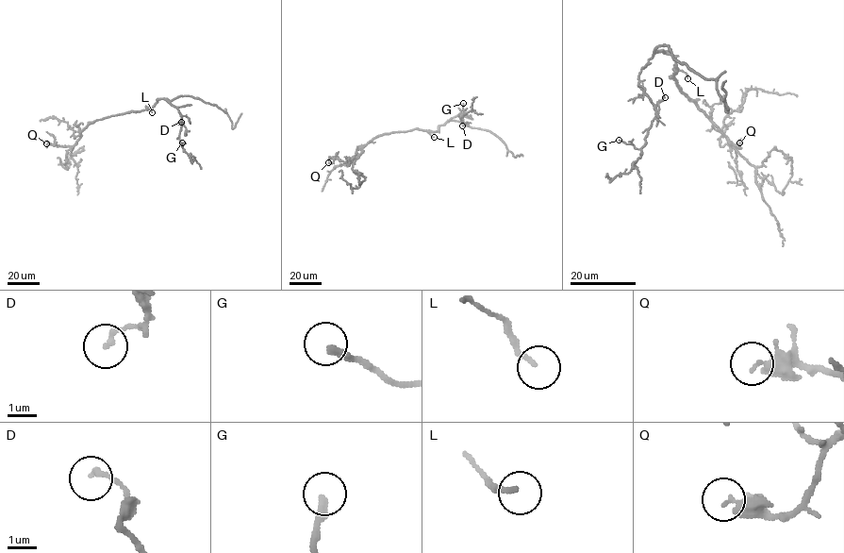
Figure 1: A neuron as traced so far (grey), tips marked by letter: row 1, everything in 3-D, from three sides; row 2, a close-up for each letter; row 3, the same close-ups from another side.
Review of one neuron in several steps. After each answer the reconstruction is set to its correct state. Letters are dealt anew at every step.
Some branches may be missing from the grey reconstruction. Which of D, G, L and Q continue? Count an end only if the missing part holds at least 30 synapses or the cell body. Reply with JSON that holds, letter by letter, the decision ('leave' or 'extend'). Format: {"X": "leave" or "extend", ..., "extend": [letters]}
{"D": "leave", "G": "leave", "L": "leave", "Q": "leave", "extend": []}

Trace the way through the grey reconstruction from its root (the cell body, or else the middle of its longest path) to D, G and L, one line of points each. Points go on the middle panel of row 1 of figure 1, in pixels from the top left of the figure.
D: (407, 131), (416, 128), (437, 131), (459, 113), (463, 114), (462, 125)
G: (407, 131), (416, 128), (437, 131), (459, 113), (463, 114), (462, 121), (463, 103)
L: (407, 131), (426, 130), (434, 137)

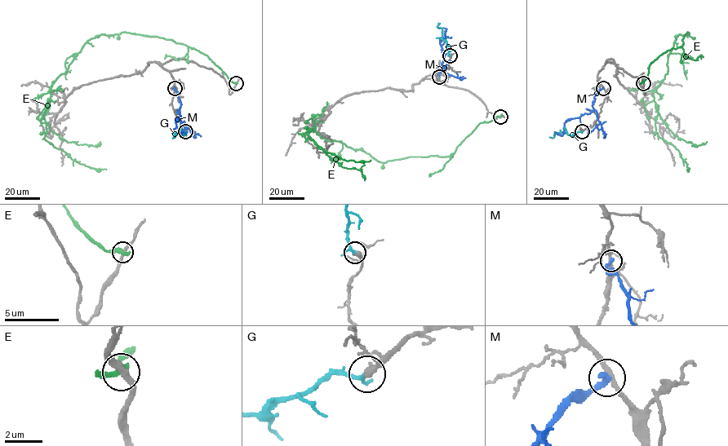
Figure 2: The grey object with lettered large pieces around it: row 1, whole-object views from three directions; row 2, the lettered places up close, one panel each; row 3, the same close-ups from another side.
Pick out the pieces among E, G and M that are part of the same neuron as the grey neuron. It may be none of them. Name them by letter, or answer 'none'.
G

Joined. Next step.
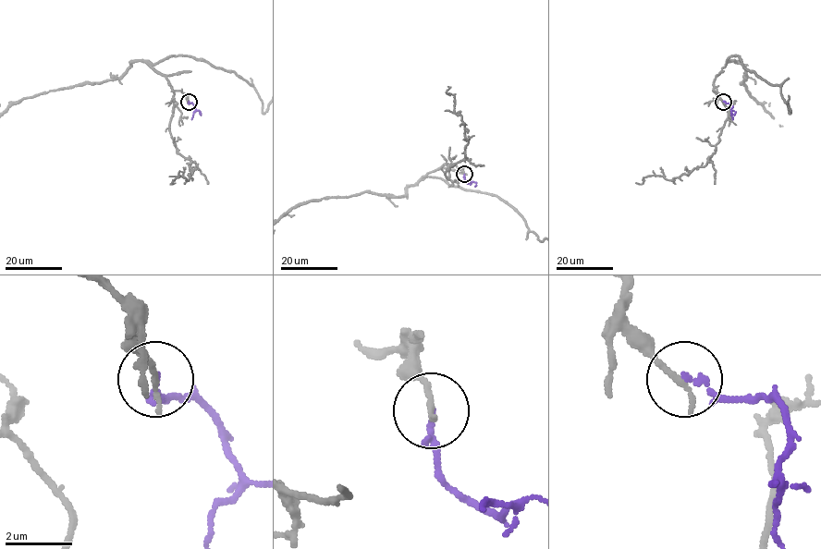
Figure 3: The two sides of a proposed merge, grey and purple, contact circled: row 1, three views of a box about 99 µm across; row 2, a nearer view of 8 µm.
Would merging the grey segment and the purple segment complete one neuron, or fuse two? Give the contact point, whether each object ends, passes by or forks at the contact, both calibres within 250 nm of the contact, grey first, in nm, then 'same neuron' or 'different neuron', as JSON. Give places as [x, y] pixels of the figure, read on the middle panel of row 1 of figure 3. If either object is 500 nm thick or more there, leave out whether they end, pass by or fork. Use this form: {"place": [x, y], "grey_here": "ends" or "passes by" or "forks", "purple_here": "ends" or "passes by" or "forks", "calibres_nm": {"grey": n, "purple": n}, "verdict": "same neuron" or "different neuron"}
{"place": [464, 174], "grey_here": "ends", "purple_here": "passes by", "calibres_nm": {"grey": 190, "purple": 120}, "verdict": "same neuron"}

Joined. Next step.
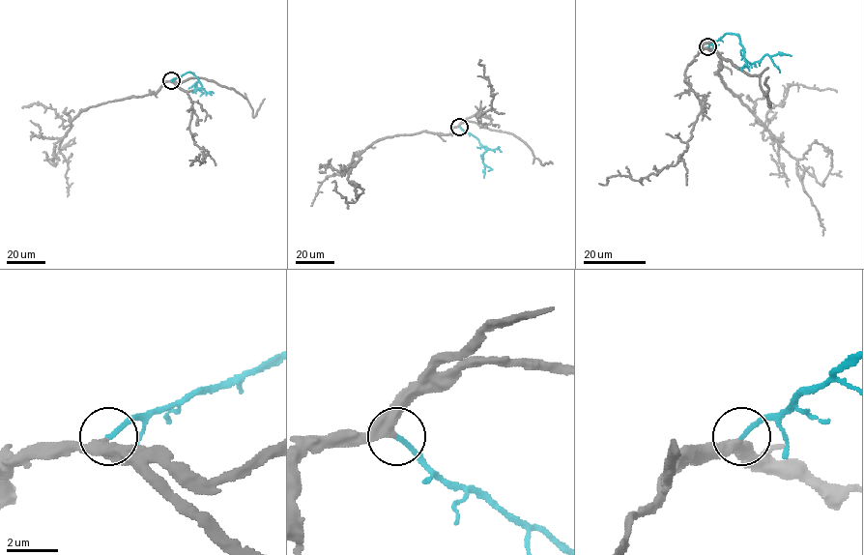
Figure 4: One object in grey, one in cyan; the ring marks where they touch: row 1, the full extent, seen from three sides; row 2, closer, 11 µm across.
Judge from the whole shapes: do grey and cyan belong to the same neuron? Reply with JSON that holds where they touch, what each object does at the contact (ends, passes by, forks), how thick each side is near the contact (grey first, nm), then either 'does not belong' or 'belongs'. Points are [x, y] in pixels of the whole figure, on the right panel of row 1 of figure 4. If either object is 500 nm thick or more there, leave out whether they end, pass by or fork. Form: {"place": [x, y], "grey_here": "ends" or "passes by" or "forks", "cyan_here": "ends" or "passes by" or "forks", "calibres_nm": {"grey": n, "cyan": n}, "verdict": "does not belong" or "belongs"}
{"place": [707, 46], "grey_here": "passes by", "cyan_here": "ends", "calibres_nm": {"grey": 300, "cyan": 180}, "verdict": "belongs"}

